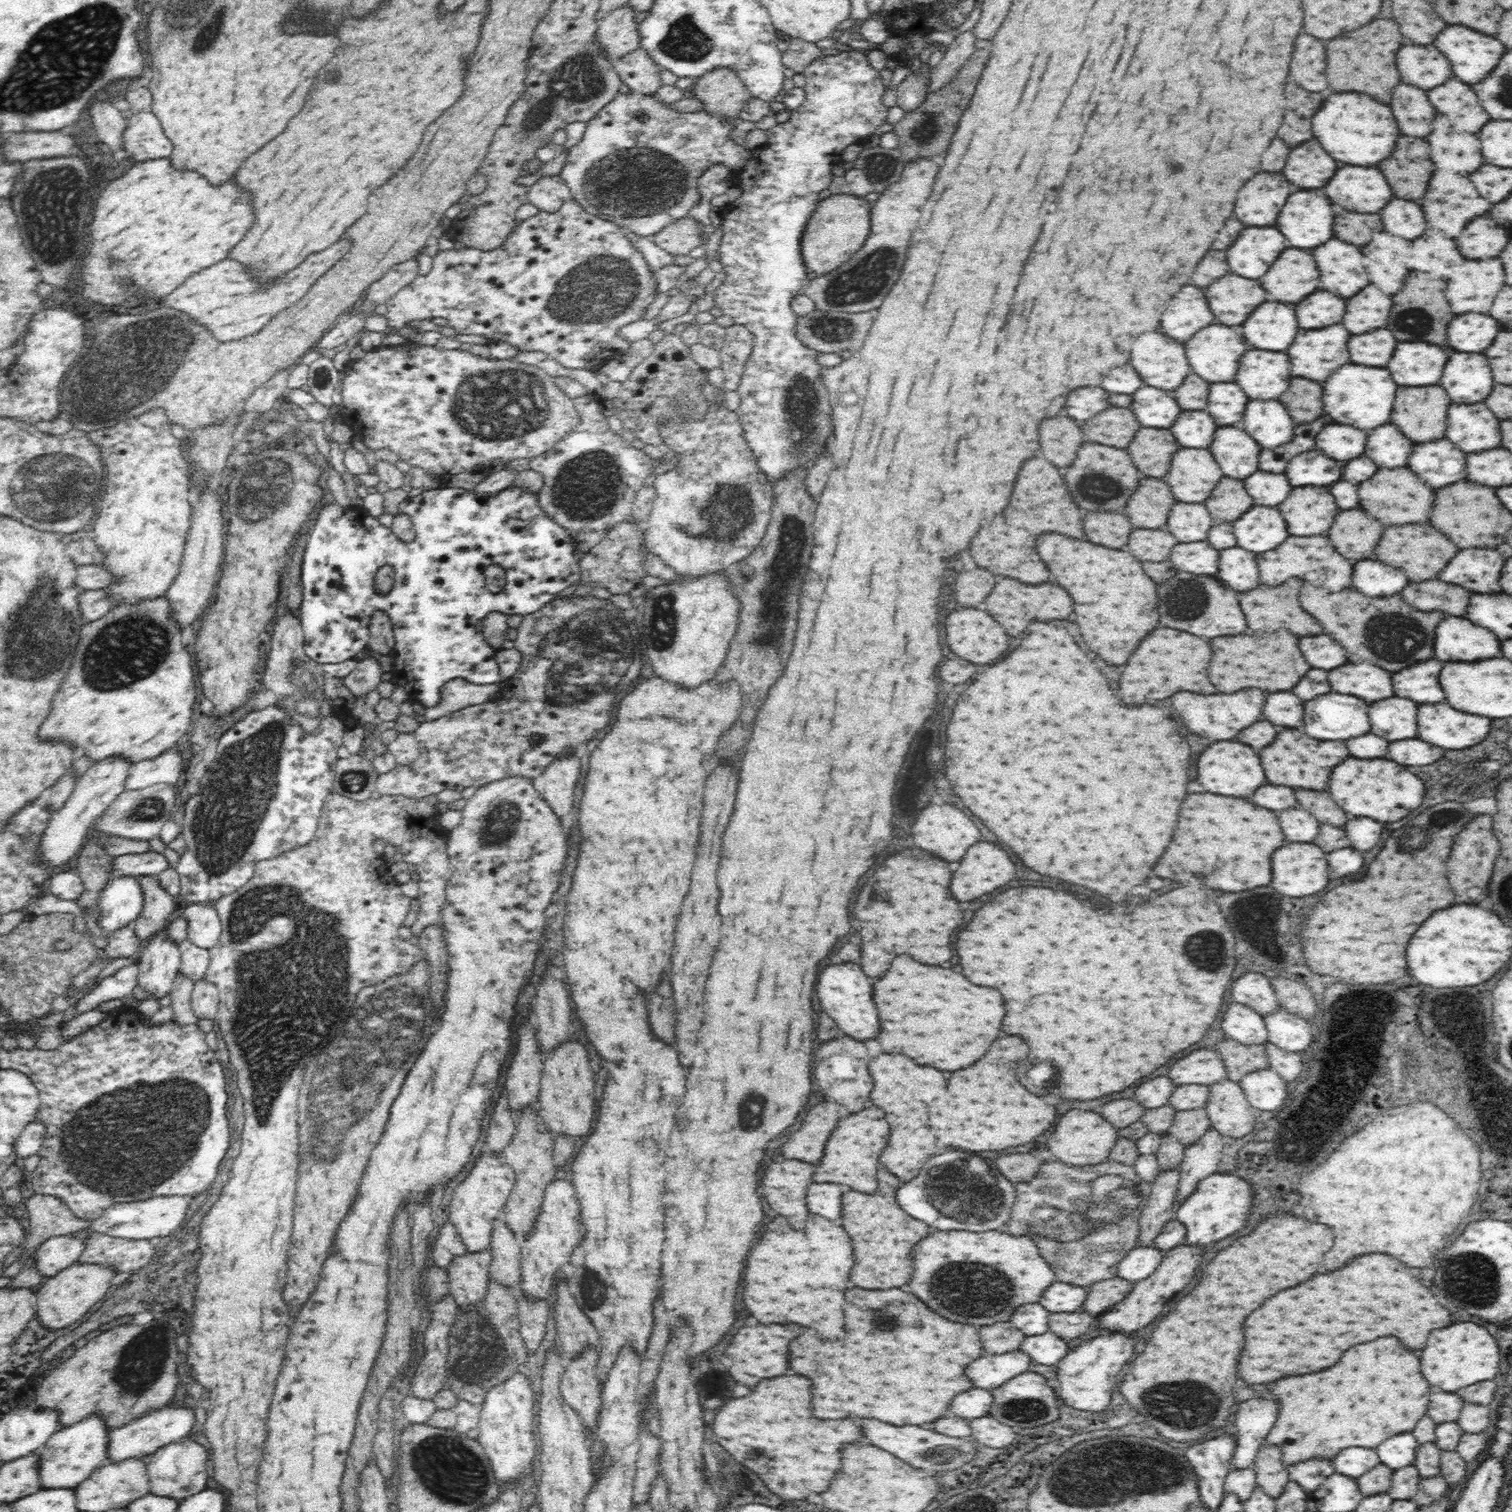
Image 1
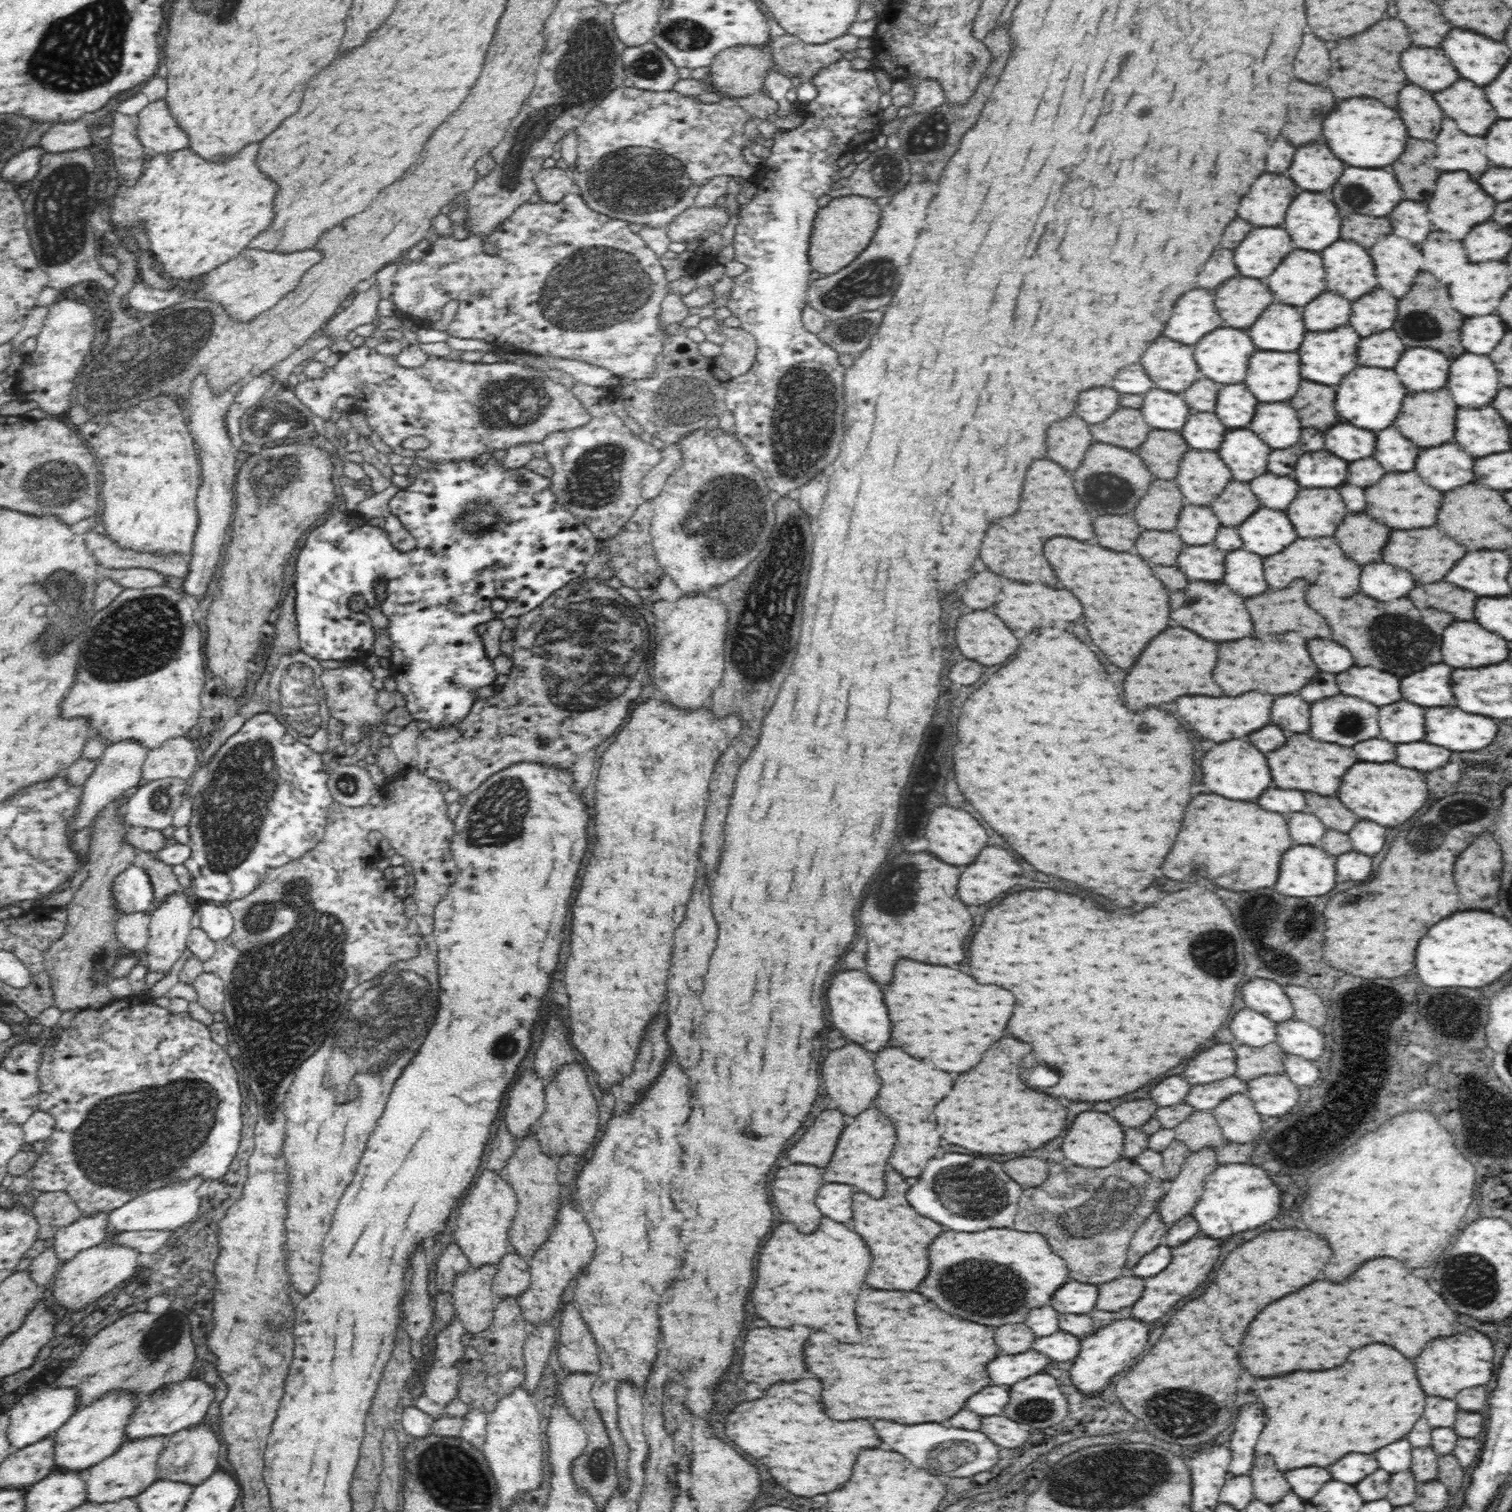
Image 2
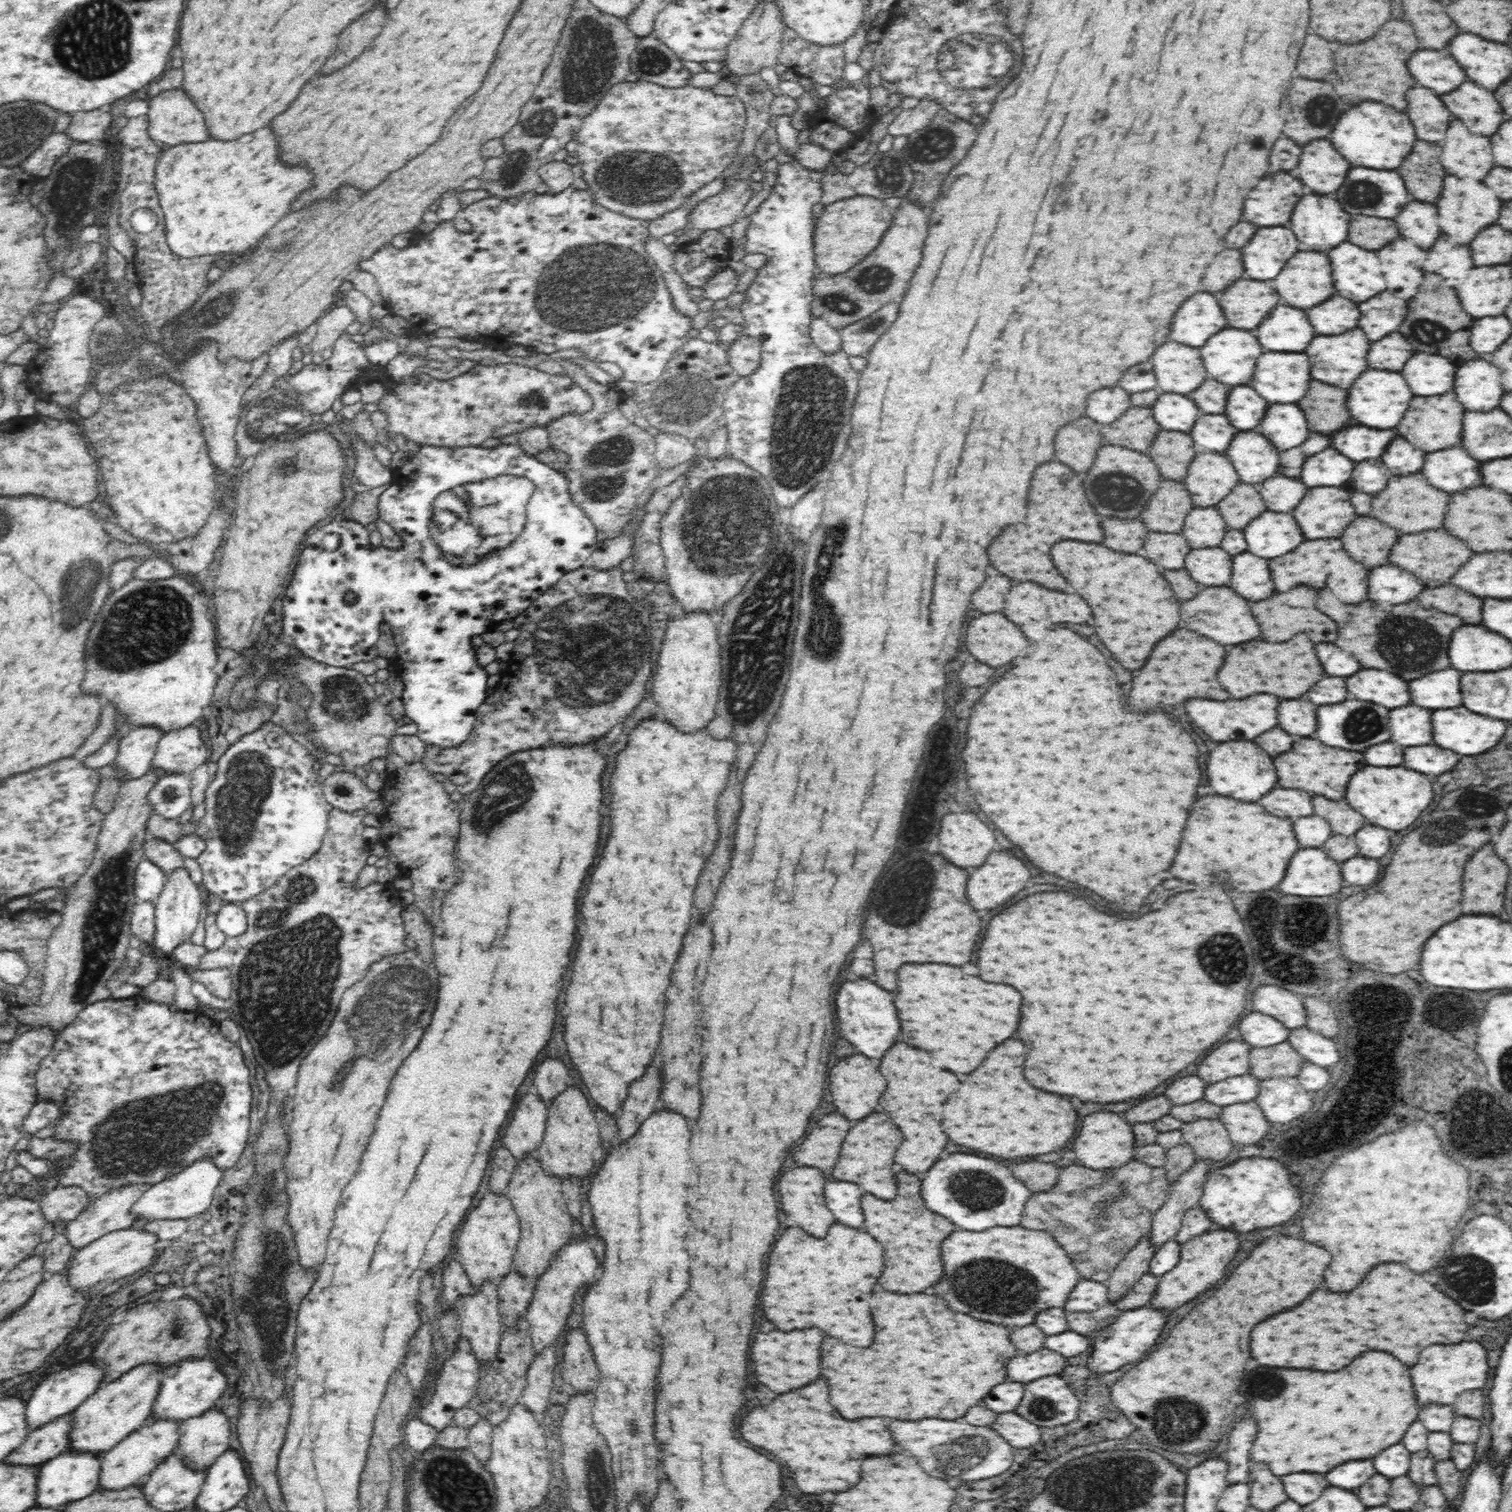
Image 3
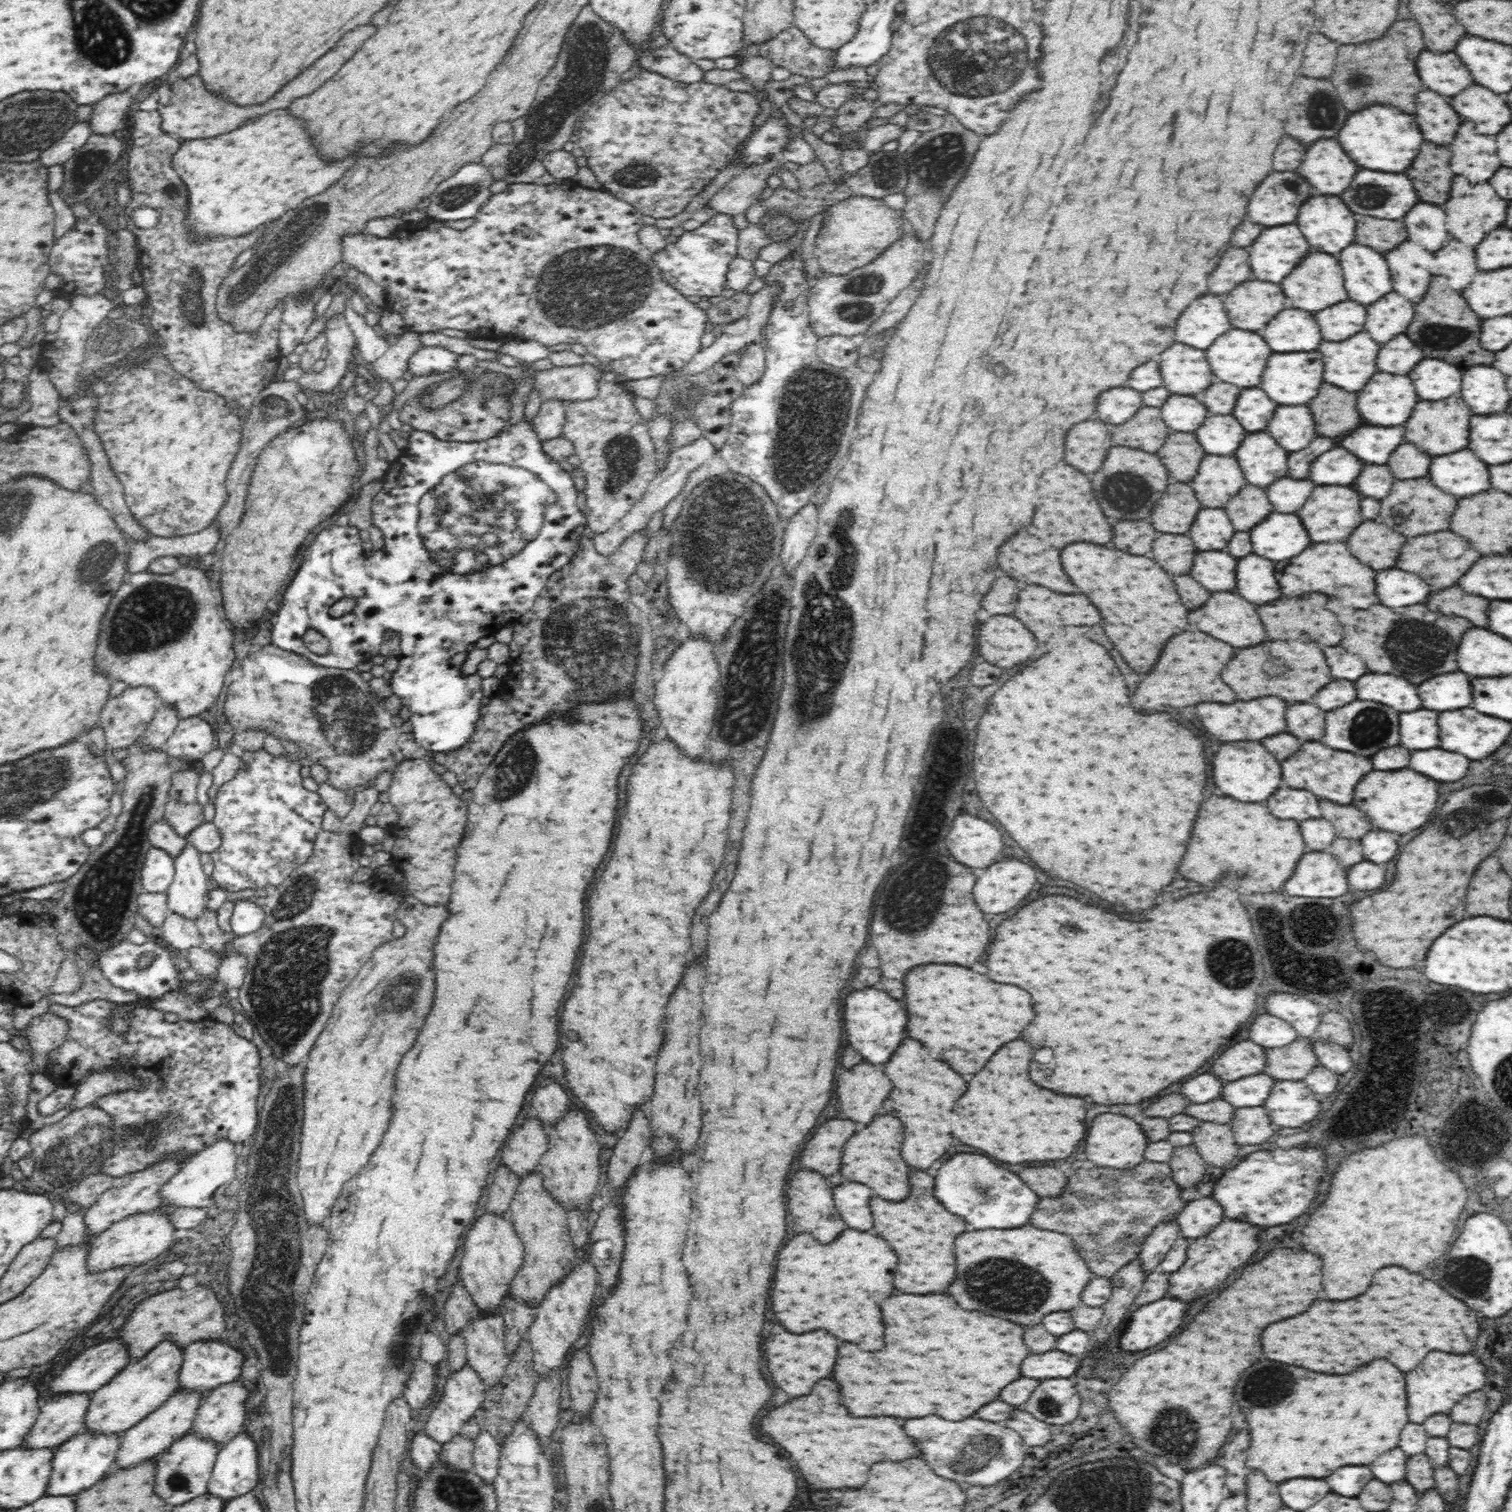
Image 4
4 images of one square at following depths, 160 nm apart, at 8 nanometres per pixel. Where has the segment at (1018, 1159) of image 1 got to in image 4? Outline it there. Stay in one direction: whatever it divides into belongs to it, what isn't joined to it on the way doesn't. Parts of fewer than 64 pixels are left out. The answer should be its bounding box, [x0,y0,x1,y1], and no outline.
[1018,1166,1066,1198]

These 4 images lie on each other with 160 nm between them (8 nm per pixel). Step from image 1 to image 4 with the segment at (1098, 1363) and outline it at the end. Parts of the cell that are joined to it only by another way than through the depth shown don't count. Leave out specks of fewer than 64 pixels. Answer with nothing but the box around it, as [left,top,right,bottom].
[1118,1298,1186,1352]

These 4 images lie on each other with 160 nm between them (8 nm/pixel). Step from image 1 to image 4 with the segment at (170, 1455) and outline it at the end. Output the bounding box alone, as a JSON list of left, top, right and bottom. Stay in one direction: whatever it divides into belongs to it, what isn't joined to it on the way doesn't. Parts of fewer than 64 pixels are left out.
[190,1379,248,1446]

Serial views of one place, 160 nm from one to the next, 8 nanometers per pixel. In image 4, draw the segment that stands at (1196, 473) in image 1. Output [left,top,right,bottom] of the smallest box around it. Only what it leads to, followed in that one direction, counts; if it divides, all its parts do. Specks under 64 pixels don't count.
[1190,454,1247,508]

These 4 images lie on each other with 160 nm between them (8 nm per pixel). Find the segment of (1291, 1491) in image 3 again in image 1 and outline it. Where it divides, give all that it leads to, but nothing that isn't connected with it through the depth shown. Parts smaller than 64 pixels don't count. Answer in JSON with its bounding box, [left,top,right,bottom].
[1286,1458,1334,1492]

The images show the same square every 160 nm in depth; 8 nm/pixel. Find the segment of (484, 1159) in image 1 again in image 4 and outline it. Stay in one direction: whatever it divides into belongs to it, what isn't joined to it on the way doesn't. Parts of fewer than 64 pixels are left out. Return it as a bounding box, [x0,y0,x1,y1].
[458,1211,524,1312]

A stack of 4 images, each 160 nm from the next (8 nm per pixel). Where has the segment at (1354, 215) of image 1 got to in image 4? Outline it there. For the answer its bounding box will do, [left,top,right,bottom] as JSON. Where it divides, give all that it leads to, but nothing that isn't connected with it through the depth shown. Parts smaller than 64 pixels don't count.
[1356,216,1406,250]

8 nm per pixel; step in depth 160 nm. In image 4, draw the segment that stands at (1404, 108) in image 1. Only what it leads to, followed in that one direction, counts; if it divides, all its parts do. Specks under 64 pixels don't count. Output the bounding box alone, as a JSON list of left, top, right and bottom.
[1416,90,1460,144]

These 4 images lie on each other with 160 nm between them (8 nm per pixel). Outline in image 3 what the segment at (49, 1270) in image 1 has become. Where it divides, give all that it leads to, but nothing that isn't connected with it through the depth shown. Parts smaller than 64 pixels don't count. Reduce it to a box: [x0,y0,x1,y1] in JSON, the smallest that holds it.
[63,1184,150,1250]

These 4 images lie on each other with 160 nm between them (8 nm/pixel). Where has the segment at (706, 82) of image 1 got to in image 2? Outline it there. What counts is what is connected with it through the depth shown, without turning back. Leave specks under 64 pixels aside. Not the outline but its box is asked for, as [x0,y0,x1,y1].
[707,44,774,102]

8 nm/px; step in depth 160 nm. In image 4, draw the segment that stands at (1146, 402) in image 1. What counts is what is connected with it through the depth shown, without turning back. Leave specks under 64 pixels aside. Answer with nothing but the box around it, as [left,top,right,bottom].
[1161,395,1209,433]

